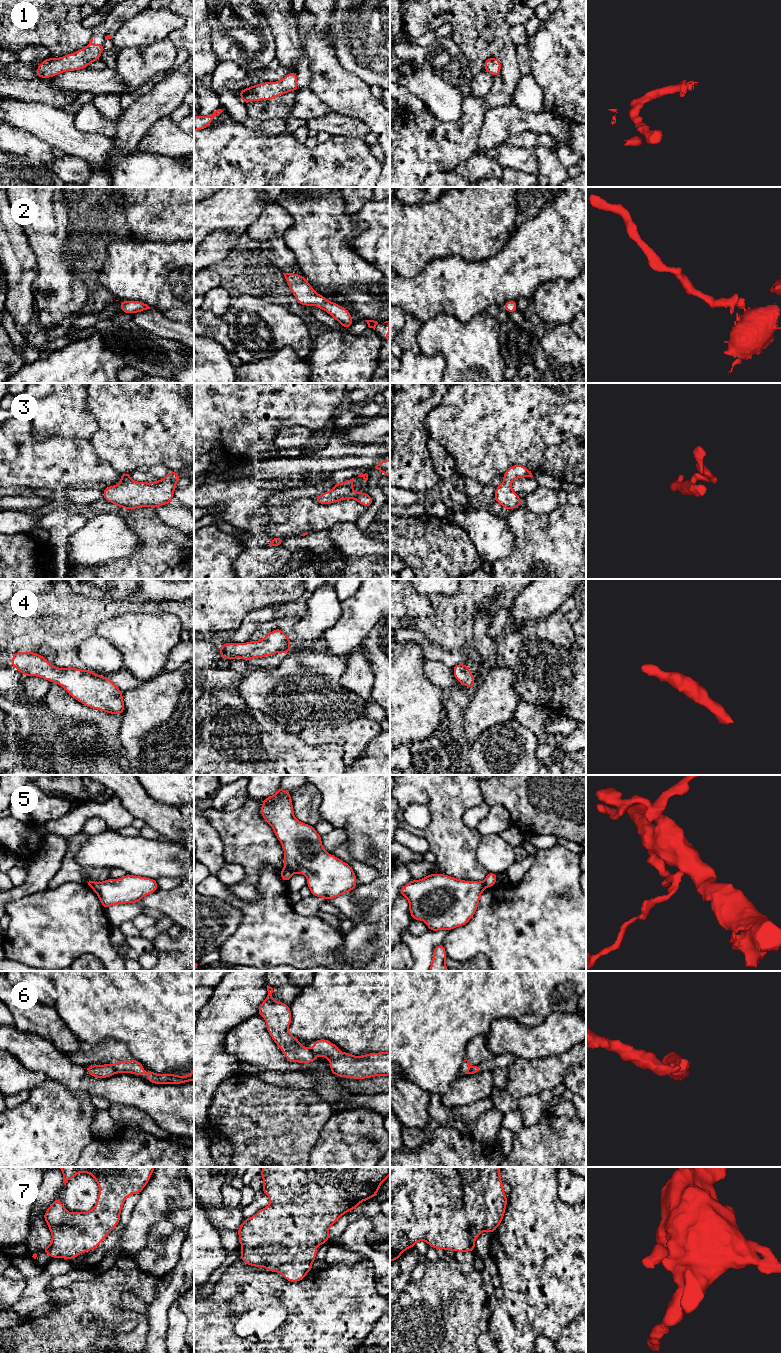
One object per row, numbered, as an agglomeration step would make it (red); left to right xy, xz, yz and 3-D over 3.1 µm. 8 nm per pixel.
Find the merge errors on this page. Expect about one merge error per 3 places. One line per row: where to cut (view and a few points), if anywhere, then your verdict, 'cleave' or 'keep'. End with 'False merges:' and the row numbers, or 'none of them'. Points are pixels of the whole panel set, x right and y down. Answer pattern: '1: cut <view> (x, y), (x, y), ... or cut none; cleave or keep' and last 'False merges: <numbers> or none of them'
1: cut none; keep
2: cut none; keep
3: cut none; keep
4: cut none; keep
5: cut xz (285, 866), (293, 873); cleave
6: cut xz (310, 1049), (315, 1056); cleave
7: cut none; keep
False merges: 5, 6

